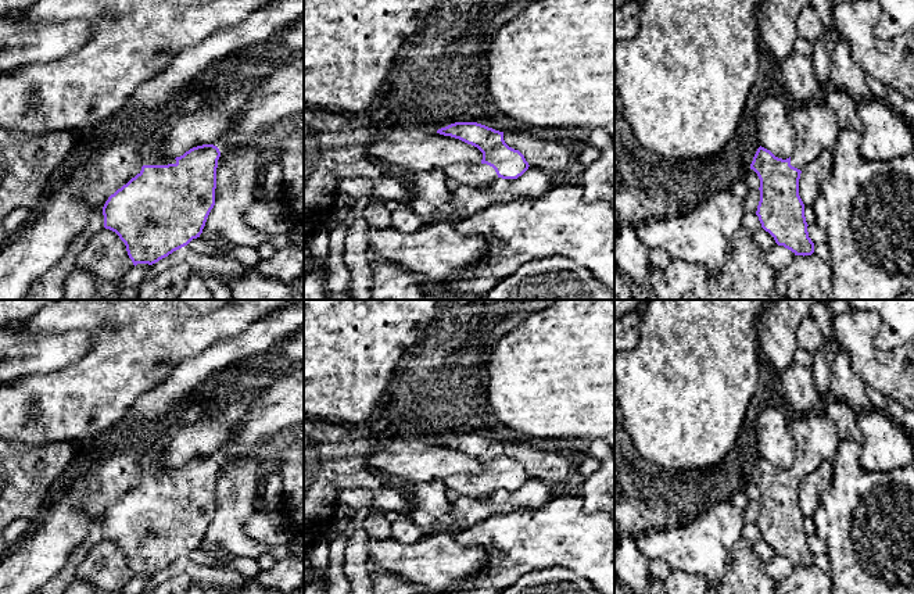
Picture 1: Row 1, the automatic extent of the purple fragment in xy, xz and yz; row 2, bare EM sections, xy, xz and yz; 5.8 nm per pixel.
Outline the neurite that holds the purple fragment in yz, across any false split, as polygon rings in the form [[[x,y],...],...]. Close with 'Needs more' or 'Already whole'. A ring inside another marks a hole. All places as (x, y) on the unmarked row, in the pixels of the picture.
[[[824,404],[803,415],[789,415],[792,437],[796,441],[796,459],[786,469],[775,468],[759,458],[750,480],[760,490],[760,512],[756,526],[761,538],[778,557],[795,566],[811,566],[814,554],[809,548],[804,515],[799,507],[802,480],[822,461],[831,459],[838,447],[835,425],[828,419]]]. Needs more

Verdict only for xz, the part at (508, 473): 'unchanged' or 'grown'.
grown

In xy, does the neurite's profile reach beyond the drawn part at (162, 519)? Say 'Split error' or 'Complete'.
Split error

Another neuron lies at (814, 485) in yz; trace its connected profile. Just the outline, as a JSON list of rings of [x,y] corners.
[[[832,459],[822,461],[811,473],[803,477],[799,490],[799,507],[804,518],[813,518],[831,483]]]

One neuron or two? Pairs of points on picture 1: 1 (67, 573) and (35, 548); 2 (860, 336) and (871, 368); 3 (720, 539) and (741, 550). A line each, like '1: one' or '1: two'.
1: two
2: one
3: two

